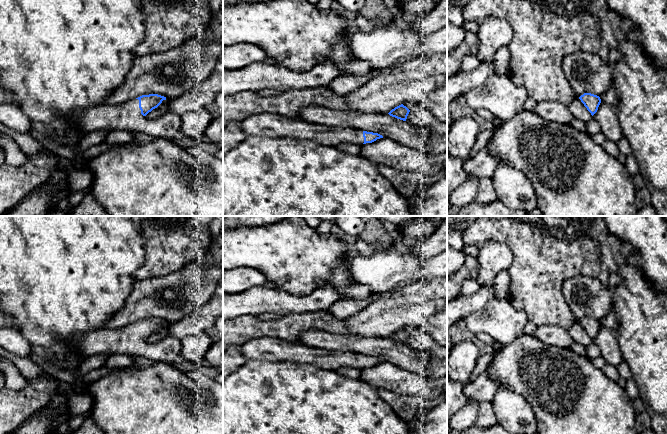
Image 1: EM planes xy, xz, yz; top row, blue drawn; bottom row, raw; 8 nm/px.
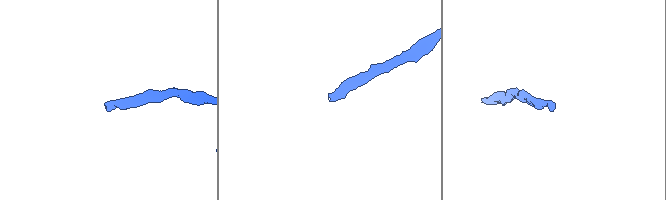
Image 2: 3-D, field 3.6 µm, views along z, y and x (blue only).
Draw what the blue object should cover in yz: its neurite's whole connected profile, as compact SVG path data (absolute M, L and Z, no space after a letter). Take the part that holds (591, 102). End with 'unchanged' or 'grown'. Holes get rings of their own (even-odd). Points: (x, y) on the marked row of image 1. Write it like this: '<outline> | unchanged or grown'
M584 93L579 97L579 99L592 116L597 112L598 107L601 103L600 97L591 93Z | unchanged

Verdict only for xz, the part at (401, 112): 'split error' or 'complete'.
complete

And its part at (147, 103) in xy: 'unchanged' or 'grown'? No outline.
grown

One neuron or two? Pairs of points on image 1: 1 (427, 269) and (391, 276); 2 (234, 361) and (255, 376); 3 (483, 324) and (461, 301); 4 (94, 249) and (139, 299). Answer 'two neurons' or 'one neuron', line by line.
1: one neuron
2: two neurons
3: two neurons
4: two neurons

